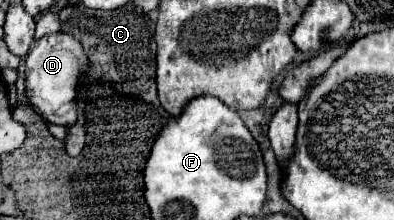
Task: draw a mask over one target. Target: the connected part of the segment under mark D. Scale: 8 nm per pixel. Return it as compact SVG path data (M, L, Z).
M53 33L47 37L41 37L33 43L29 55L27 55L27 67L25 67L25 95L29 103L41 113L47 121L57 125L71 125L77 121L77 109L75 109L75 87L79 83L81 69L87 65L87 55L79 41L65 33Z

